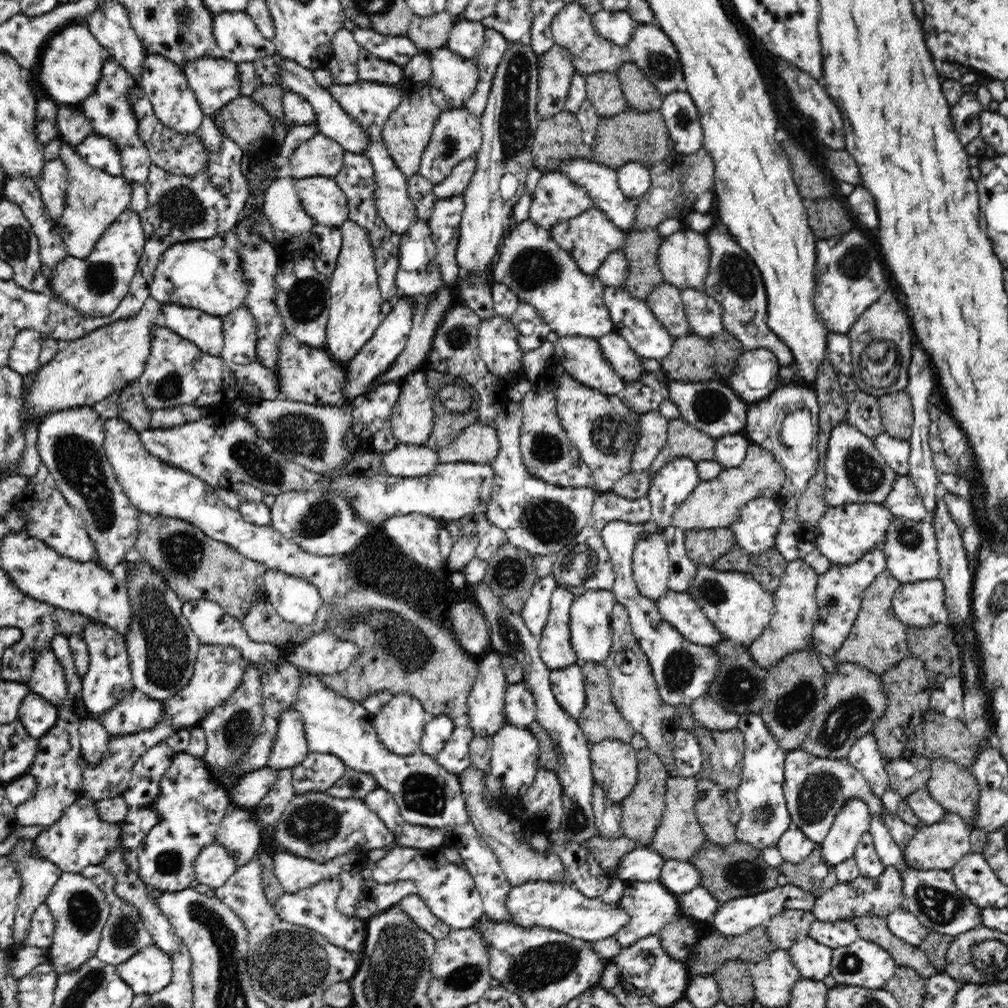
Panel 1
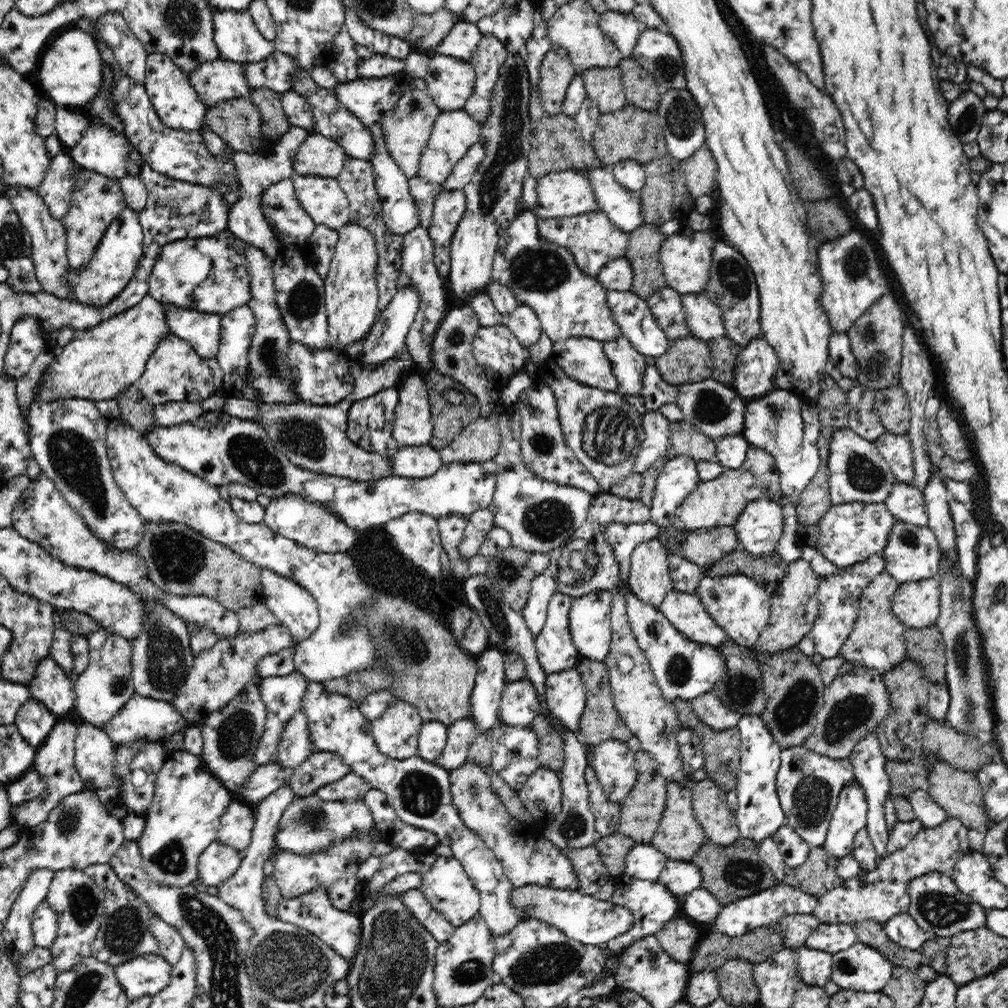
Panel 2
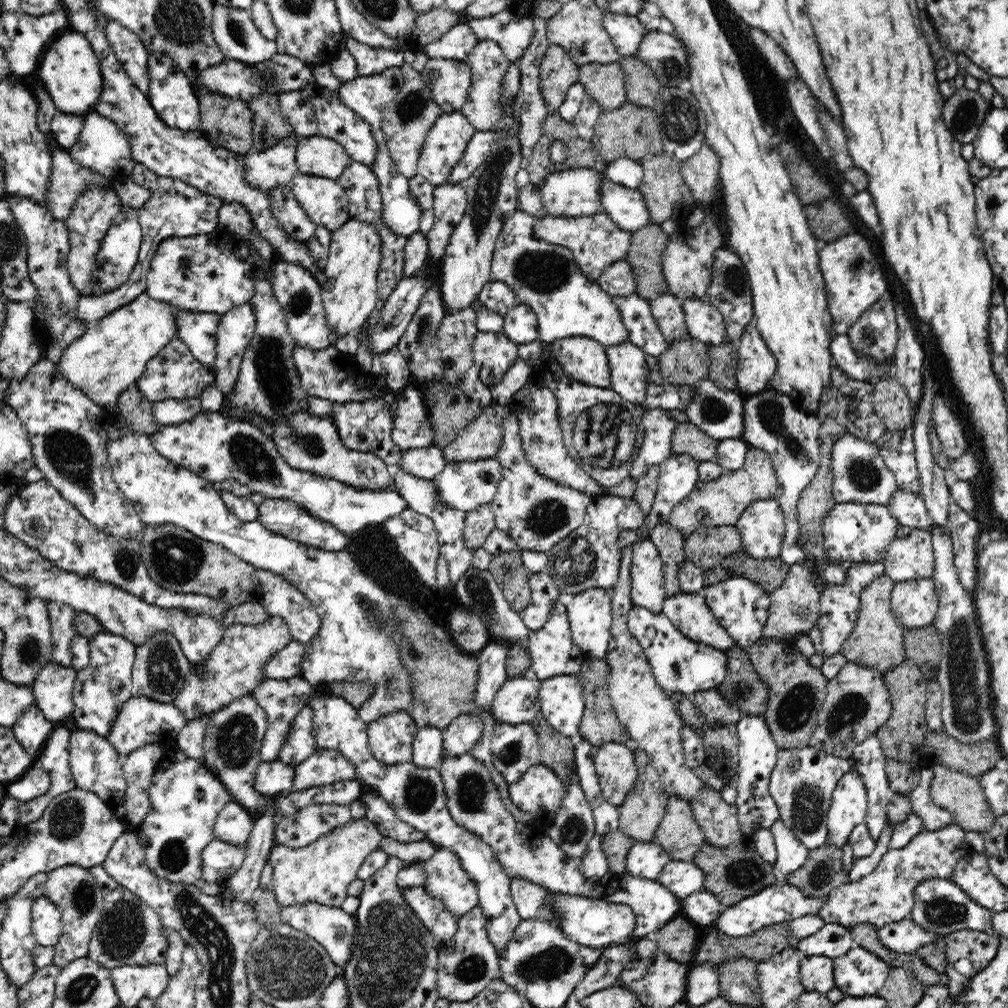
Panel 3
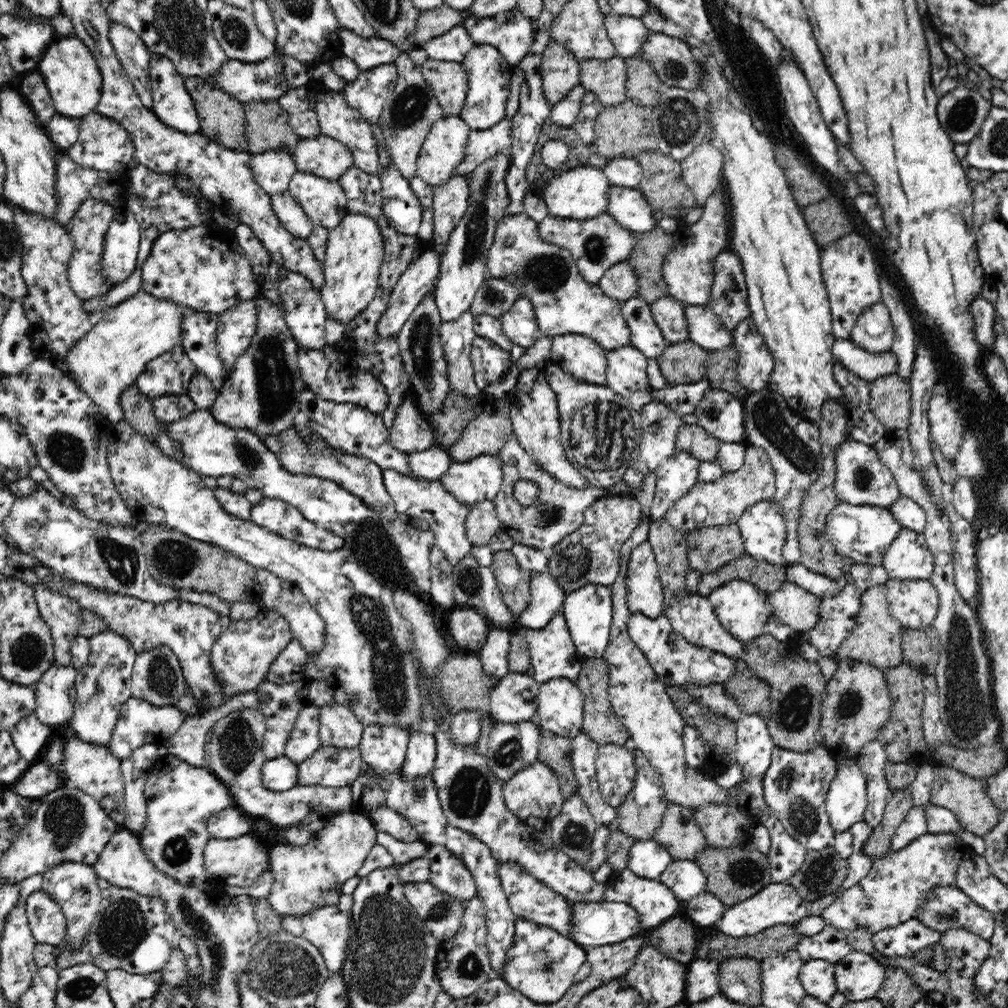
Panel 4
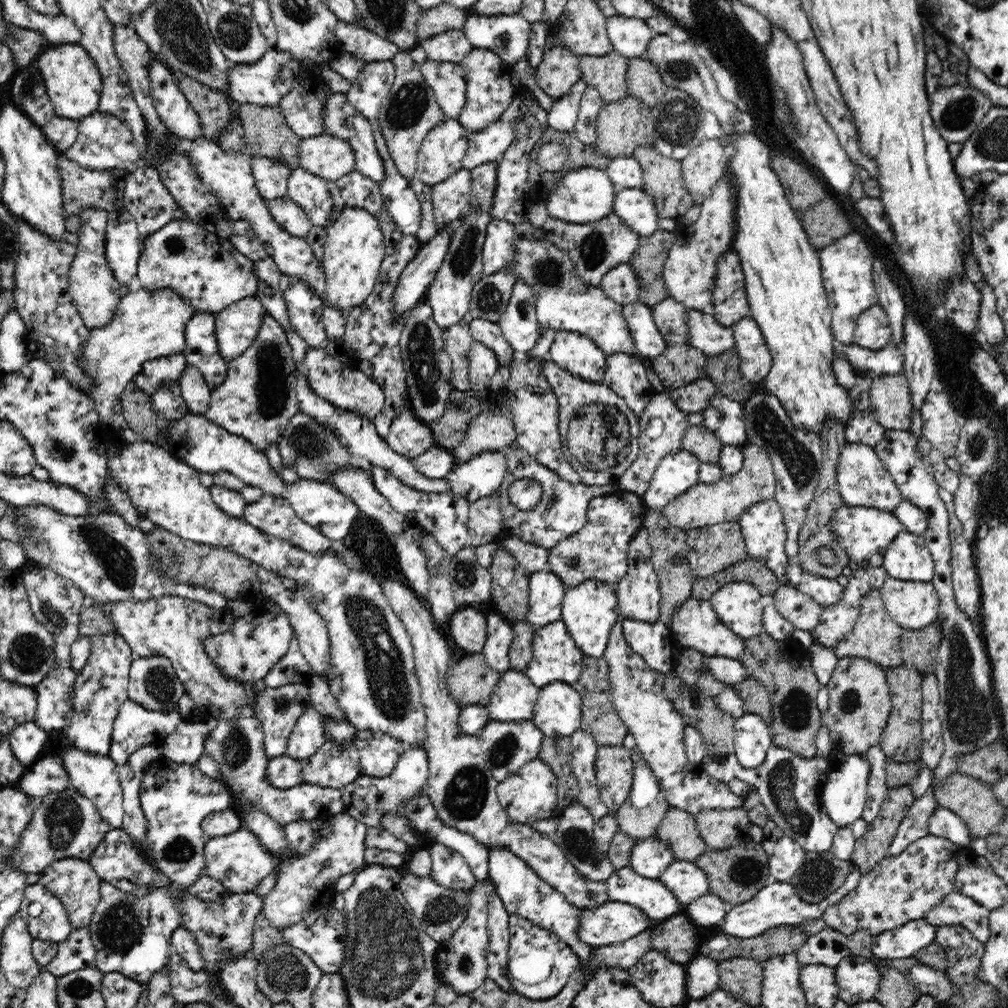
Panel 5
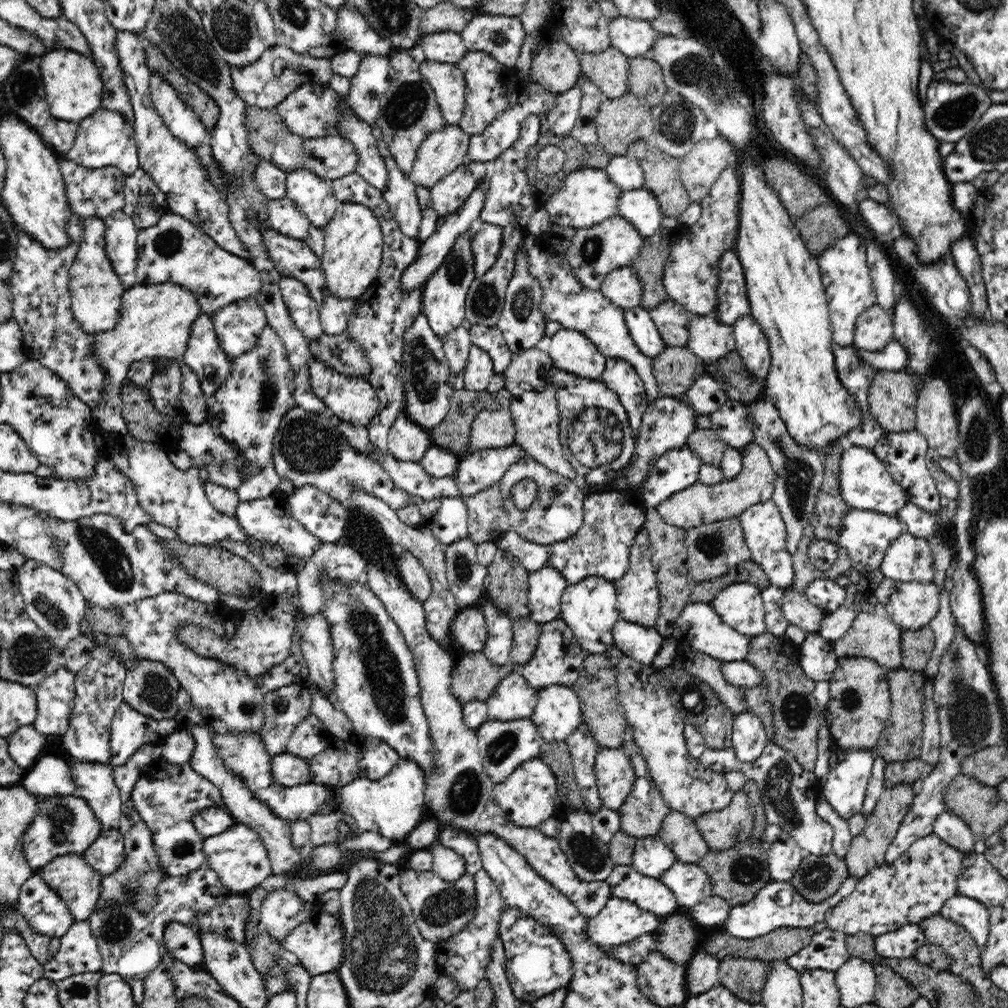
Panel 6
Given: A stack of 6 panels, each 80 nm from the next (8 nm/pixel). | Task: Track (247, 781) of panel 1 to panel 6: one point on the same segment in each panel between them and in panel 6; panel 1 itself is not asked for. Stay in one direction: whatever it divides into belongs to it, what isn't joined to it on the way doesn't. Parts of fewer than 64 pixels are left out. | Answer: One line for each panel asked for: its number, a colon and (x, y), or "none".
2: (266, 779)
3: (273, 777)
4: (280, 774)
5: (284, 772)
6: (288, 770)

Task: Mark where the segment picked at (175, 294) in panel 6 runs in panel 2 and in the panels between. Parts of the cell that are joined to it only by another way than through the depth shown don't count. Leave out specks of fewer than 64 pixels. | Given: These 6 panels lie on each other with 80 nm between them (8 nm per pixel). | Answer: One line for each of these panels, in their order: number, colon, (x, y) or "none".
2: (102, 361)
3: (109, 357)
4: (106, 360)
5: (149, 324)

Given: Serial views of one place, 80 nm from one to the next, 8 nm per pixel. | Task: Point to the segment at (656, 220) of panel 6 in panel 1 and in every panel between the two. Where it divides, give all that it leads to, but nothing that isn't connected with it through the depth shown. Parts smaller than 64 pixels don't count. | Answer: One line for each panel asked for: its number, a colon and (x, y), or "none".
1: (600, 182)
2: (623, 207)
3: (626, 207)
4: (629, 207)
5: (637, 209)

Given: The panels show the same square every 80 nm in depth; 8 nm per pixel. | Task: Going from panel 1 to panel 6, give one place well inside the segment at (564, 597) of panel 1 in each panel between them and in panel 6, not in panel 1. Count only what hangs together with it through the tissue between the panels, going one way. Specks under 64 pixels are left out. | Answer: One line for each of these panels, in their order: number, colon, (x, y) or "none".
2: (556, 652)
3: (552, 652)
4: (553, 654)
5: (555, 657)
6: (558, 659)

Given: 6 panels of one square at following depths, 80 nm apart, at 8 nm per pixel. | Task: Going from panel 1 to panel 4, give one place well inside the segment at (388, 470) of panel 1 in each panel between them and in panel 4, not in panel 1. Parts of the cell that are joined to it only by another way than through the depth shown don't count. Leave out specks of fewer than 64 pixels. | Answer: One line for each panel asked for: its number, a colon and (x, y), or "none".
2: (415, 462)
3: (426, 463)
4: (430, 464)

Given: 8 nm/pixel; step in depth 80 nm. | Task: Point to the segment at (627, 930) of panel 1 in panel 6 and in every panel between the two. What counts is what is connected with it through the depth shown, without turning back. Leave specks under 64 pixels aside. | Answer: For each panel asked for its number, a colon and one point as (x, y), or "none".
2: (651, 903)
3: (654, 905)
4: (655, 903)
5: (652, 896)
6: (651, 894)

